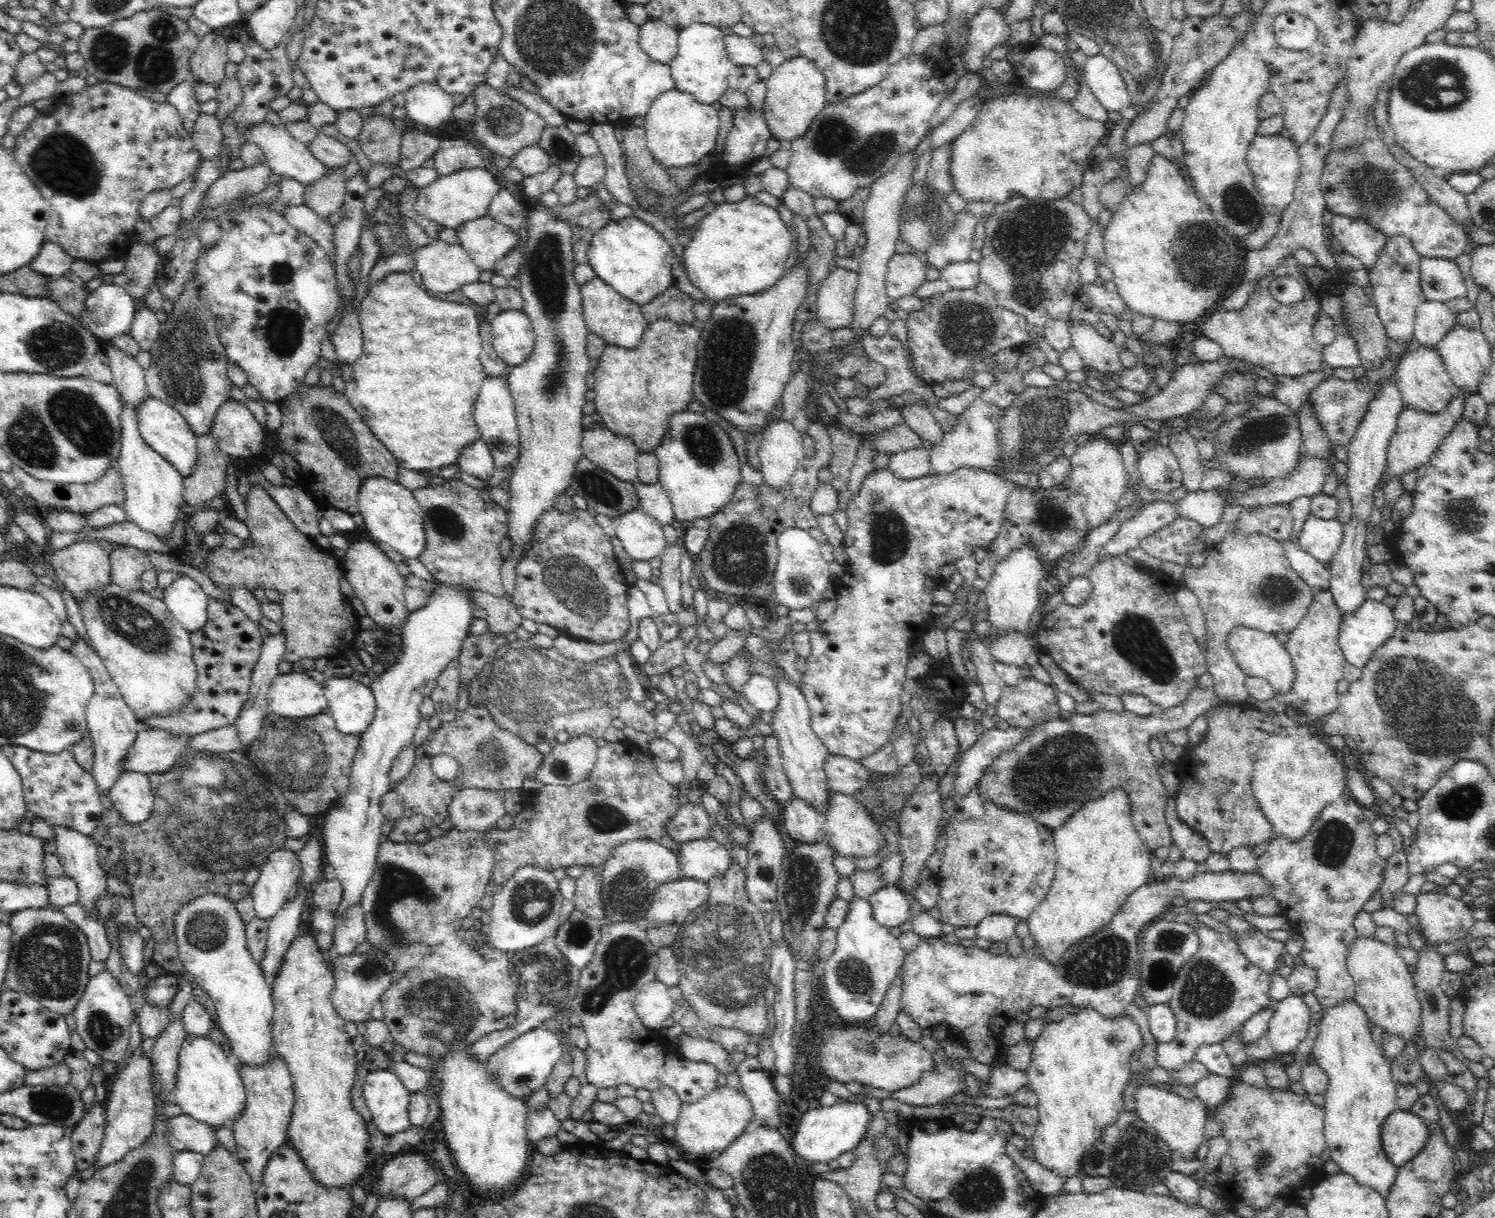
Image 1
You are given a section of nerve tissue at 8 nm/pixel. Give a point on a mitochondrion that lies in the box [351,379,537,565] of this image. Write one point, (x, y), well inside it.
(445, 521)

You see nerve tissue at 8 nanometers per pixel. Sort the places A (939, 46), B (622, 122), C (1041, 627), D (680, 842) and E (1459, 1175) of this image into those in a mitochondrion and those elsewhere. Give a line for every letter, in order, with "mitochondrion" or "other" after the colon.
A: other
B: other
C: other
D: other
E: other

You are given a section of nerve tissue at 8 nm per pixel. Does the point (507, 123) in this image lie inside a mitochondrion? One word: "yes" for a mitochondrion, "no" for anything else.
yes

